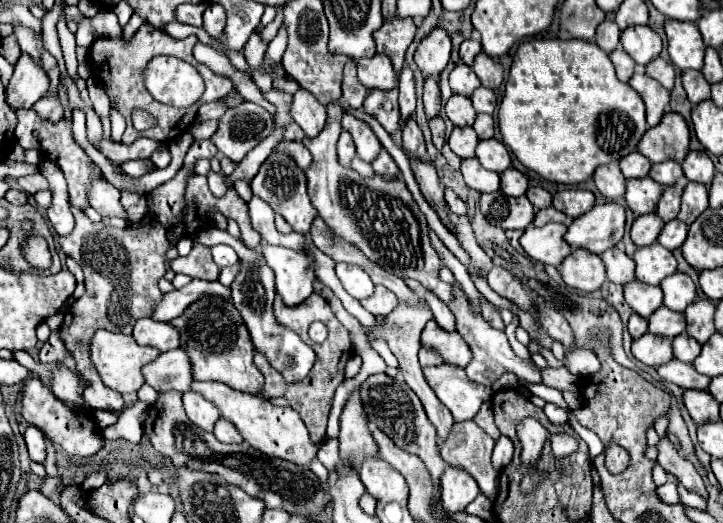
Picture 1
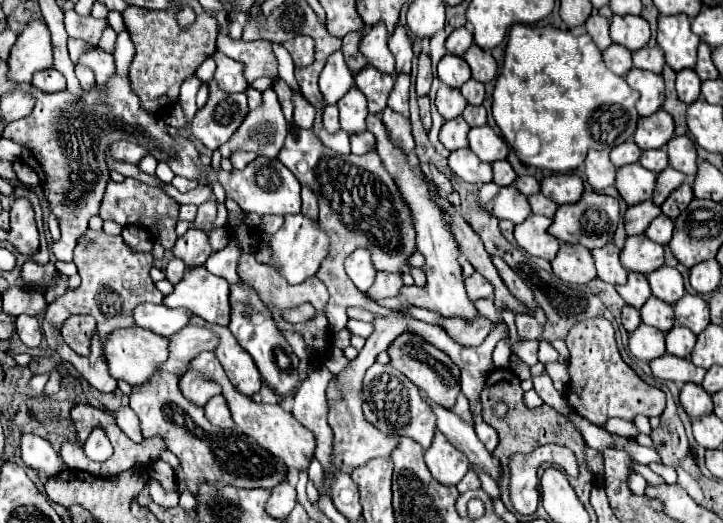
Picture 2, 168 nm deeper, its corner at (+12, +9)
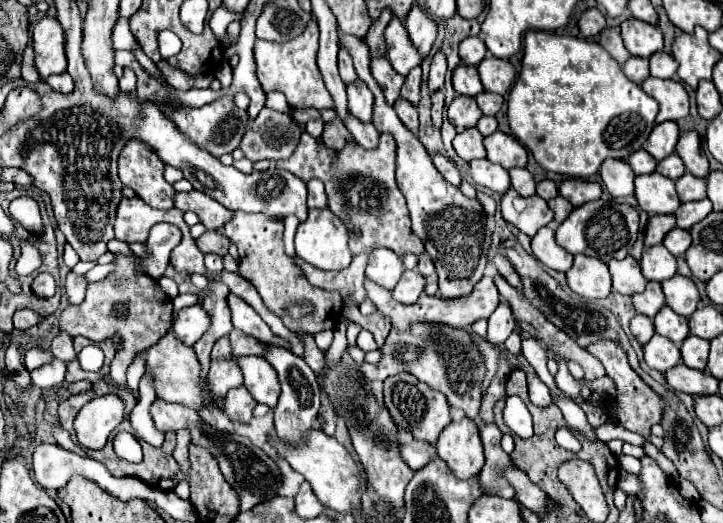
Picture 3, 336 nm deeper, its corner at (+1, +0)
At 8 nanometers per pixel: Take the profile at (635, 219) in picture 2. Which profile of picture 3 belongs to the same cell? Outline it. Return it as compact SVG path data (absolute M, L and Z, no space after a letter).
M669 214L651 216L649 224L647 224L647 230L645 230L645 246L661 244L663 238L667 236L667 232L673 230L675 226L677 226L675 224L675 216L669 216Z

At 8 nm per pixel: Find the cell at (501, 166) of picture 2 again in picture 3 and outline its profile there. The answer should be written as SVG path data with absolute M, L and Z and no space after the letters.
M511 168L511 186L521 194L521 196L531 196L535 194L535 180L527 168Z

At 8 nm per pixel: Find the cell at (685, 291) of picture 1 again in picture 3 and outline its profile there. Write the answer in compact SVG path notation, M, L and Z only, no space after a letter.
M675 274L673 278L665 280L663 292L665 292L667 306L671 306L677 314L683 314L685 318L689 318L699 304L699 290L695 282L681 274Z

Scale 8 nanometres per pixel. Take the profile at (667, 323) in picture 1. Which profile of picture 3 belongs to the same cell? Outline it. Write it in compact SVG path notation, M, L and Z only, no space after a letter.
M663 306L655 316L655 332L661 336L667 336L673 344L681 346L681 342L689 336L687 318L675 314L669 306Z

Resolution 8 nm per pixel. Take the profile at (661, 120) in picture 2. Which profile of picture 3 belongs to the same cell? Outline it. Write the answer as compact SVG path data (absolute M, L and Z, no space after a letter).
M663 122L657 124L651 132L651 136L645 142L645 150L655 158L663 160L675 152L675 144L679 140L679 126L675 122Z

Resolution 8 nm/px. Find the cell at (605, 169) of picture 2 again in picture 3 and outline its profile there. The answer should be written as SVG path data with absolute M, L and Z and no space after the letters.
M607 158L601 164L601 180L607 186L609 194L613 198L619 196L631 196L635 192L635 172L631 170L631 166L625 160L615 160L615 158Z

